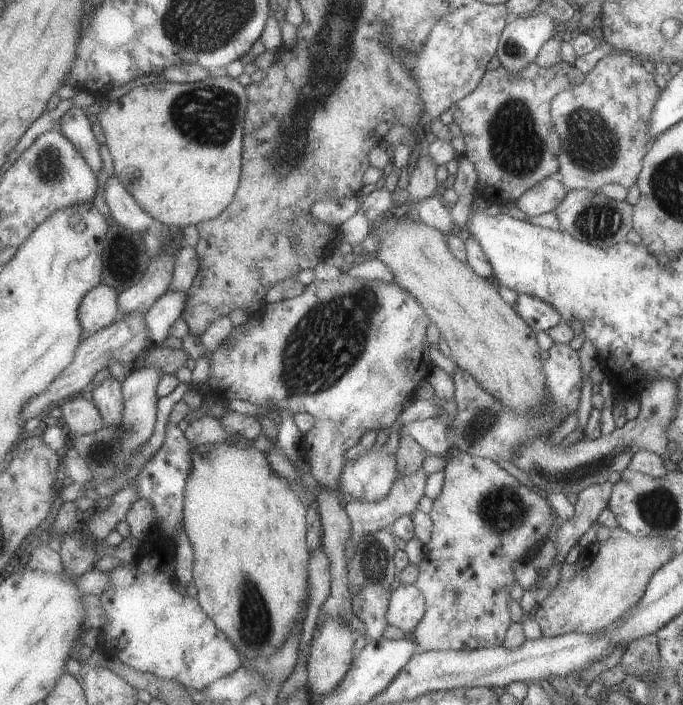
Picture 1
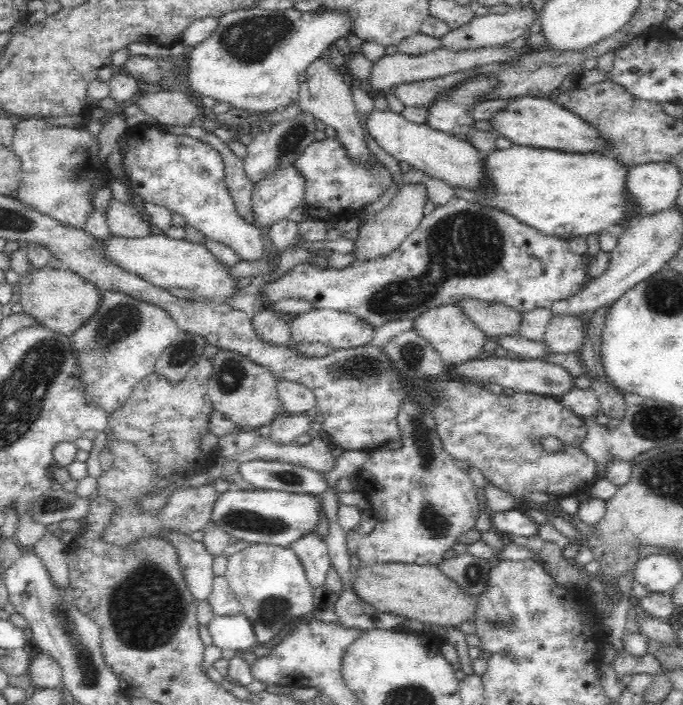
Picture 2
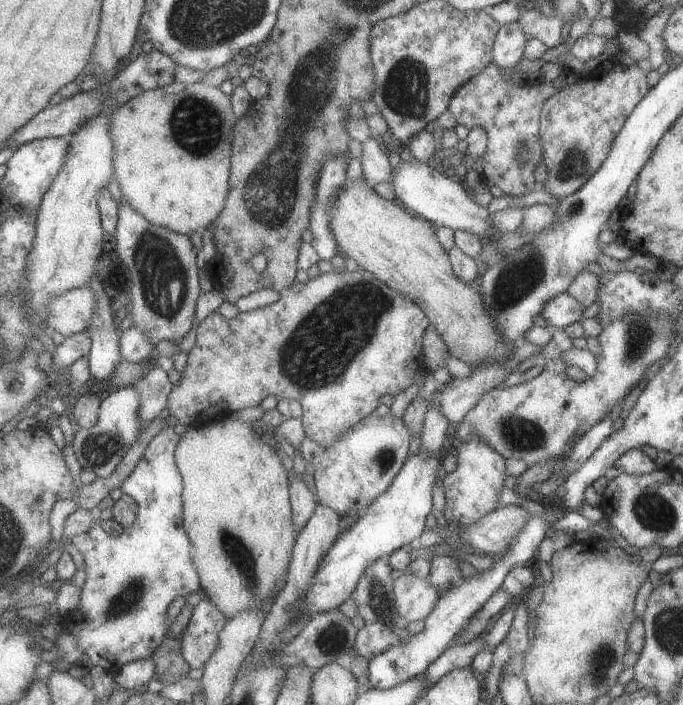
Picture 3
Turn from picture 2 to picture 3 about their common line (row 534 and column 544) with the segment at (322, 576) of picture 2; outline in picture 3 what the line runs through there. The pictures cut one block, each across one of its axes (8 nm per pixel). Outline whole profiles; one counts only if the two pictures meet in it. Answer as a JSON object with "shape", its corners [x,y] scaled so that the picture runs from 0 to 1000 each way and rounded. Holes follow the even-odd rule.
{"shape":[[[832,416],[817,417],[796,431],[794,448],[808,467],[826,467],[854,451],[855,434]]]}

